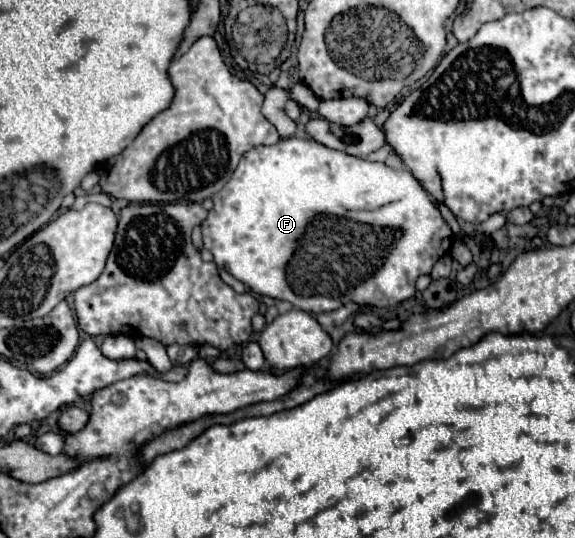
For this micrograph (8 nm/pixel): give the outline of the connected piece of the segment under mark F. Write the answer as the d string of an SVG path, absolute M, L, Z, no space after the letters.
M283 139L271 147L253 147L249 149L233 177L225 183L225 187L213 195L213 209L207 213L207 219L201 225L203 229L203 245L205 249L209 249L213 253L213 261L223 267L235 277L239 279L245 287L251 289L251 293L257 295L267 295L273 299L281 299L281 301L289 301L295 309L307 311L307 313L329 313L339 309L341 305L355 301L355 303L363 303L363 305L373 305L373 307L391 307L395 303L401 303L405 299L411 299L415 293L415 281L419 275L427 275L431 273L433 265L437 259L441 259L443 255L447 255L449 251L449 241L453 237L449 225L443 221L437 205L431 201L431 197L427 195L427 191L421 187L421 183L411 175L409 169L395 169L389 167L385 163L373 163L361 157L353 157L335 149L329 149L313 139Z

